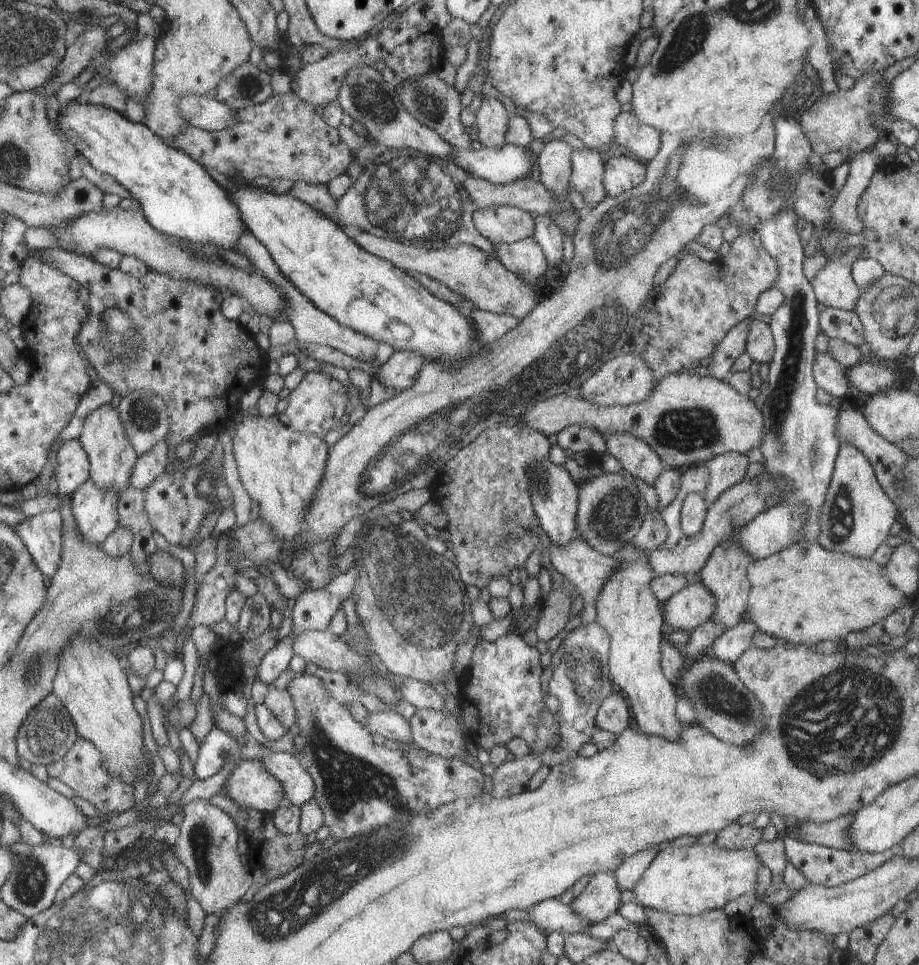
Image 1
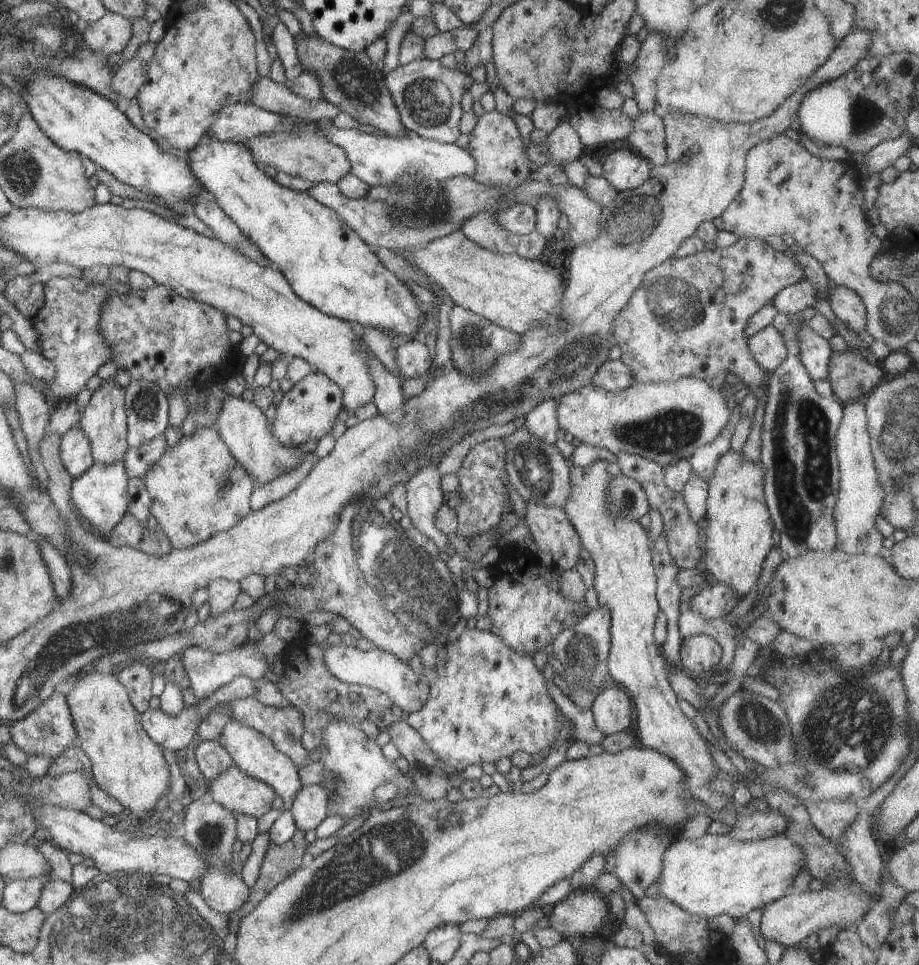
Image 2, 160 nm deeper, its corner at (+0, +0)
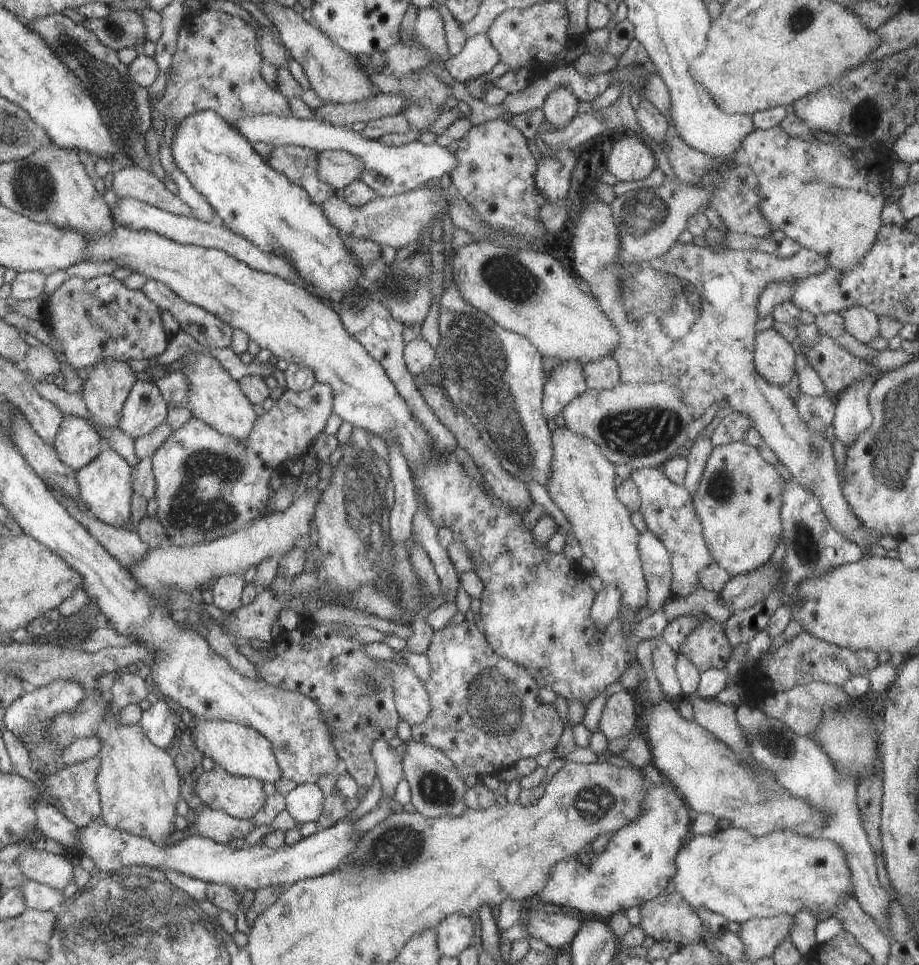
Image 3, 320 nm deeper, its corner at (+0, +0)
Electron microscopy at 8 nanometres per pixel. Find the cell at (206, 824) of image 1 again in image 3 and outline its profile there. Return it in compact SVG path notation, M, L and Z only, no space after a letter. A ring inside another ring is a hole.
M204 807L201 813L190 817L197 834L226 845L229 840L245 839L255 828L251 819L235 819L222 811Z

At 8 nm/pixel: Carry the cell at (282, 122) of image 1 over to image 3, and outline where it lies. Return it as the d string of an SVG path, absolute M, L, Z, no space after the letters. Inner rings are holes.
M317 152L318 176L336 191L344 190L349 184L360 181L363 170L363 162L349 152Z

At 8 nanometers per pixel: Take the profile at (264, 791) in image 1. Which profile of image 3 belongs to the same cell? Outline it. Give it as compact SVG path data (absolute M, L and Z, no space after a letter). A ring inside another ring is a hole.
M220 767L204 772L196 781L196 796L203 802L204 807L213 811L225 812L235 819L251 819L264 806L267 795L262 789L263 784L254 777L237 777L228 774Z

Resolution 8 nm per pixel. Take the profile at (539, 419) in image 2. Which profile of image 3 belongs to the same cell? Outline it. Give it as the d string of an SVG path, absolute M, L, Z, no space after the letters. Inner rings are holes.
M562 361L549 372L543 388L542 410L545 419L554 418L558 412L576 397L587 391L587 384L583 375L583 365L578 361Z

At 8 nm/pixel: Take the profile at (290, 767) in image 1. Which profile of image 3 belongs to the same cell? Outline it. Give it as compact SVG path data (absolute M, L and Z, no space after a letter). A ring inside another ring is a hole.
M199 718L191 735L195 747L203 754L203 758L209 758L216 767L224 769L232 776L254 777L261 783L270 782L270 784L274 784L282 777L272 743L254 728L232 721Z

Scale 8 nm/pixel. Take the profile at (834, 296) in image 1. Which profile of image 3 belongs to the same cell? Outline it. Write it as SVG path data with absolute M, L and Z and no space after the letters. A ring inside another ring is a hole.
M852 307L840 315L844 318L846 330L862 344L871 346L879 336L879 318L864 307Z

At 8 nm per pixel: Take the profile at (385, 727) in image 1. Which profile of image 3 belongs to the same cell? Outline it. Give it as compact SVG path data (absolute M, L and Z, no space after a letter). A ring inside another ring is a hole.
M412 738L406 744L406 754L402 758L403 771L410 786L411 802L416 812L427 819L464 815L468 810L464 798L468 788L450 758L437 748L417 743Z

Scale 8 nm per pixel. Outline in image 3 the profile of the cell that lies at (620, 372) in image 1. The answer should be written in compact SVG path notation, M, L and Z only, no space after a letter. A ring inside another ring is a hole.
M613 356L583 365L583 375L587 388L595 391L616 388L621 383L620 369Z

